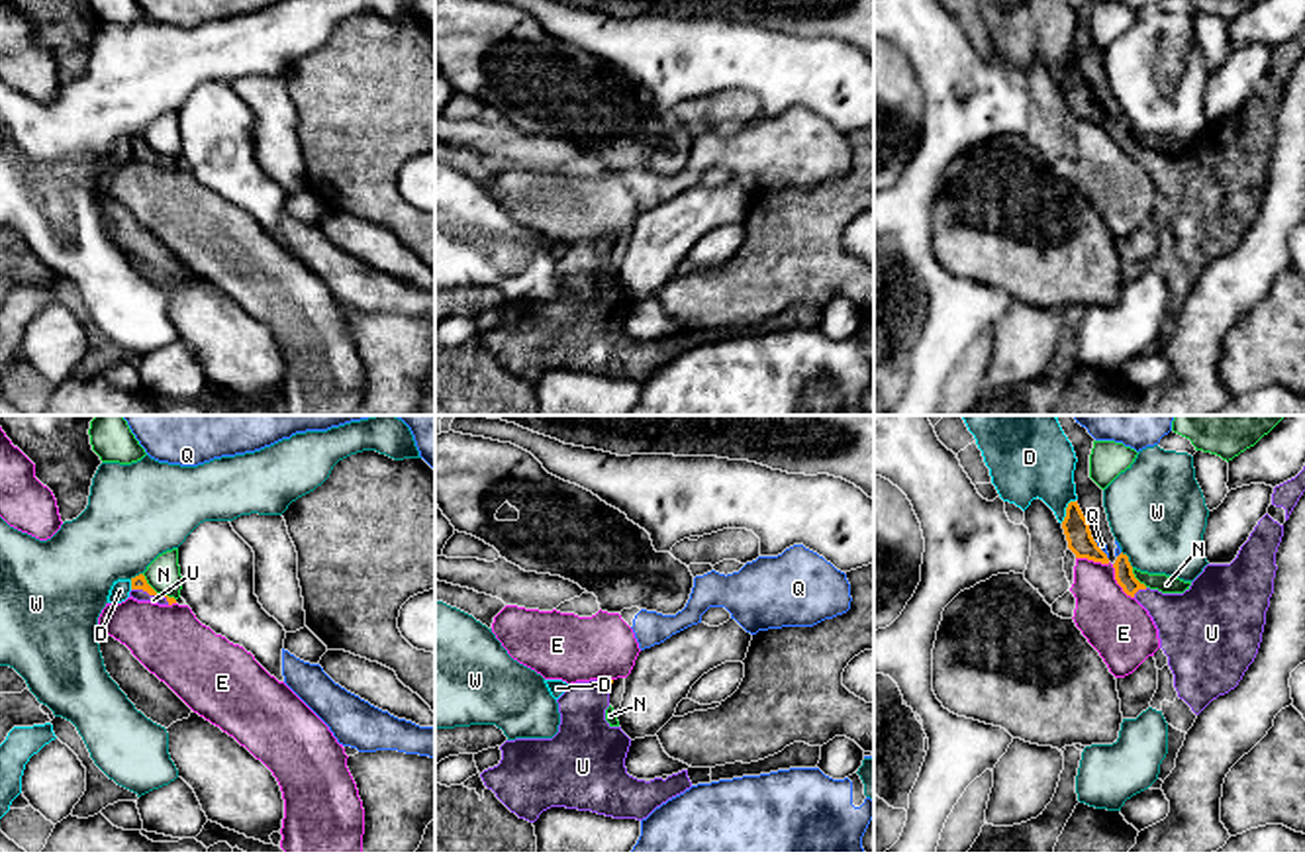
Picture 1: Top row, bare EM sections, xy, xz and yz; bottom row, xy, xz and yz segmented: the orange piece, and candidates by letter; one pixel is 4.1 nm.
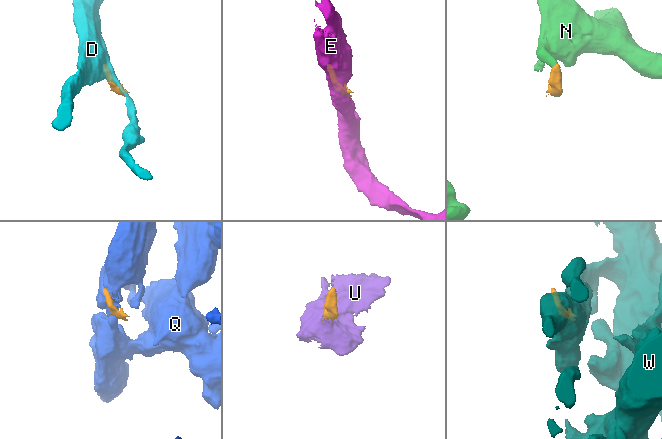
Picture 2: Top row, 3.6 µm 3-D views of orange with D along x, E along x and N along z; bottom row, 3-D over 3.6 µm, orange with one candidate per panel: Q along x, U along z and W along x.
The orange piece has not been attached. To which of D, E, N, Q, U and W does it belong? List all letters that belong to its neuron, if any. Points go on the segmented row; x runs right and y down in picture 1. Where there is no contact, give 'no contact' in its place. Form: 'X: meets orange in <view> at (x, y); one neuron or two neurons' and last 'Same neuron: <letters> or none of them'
D: meets orange in yz at (1066, 510); two neurons
E: meets orange in yz at (1113, 565); two neurons
N: meets orange in xy at (155, 592); two neurons
Q: meets orange in yz at (1102, 551); two neurons
U: meets orange in xy at (151, 594); one neuron
W: meets orange in yz at (1127, 559); two neurons
Same neuron: U

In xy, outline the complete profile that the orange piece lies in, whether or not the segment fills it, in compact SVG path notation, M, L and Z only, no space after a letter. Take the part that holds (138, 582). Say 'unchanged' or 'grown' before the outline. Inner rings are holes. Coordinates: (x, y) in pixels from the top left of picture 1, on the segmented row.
grown; M143 574L131 578L129 597L133 597L133 599L137 599L137 601L159 603L159 605L172 605L172 603L176 603L174 597L157 593L157 592L147 584L147 580L145 580Z

